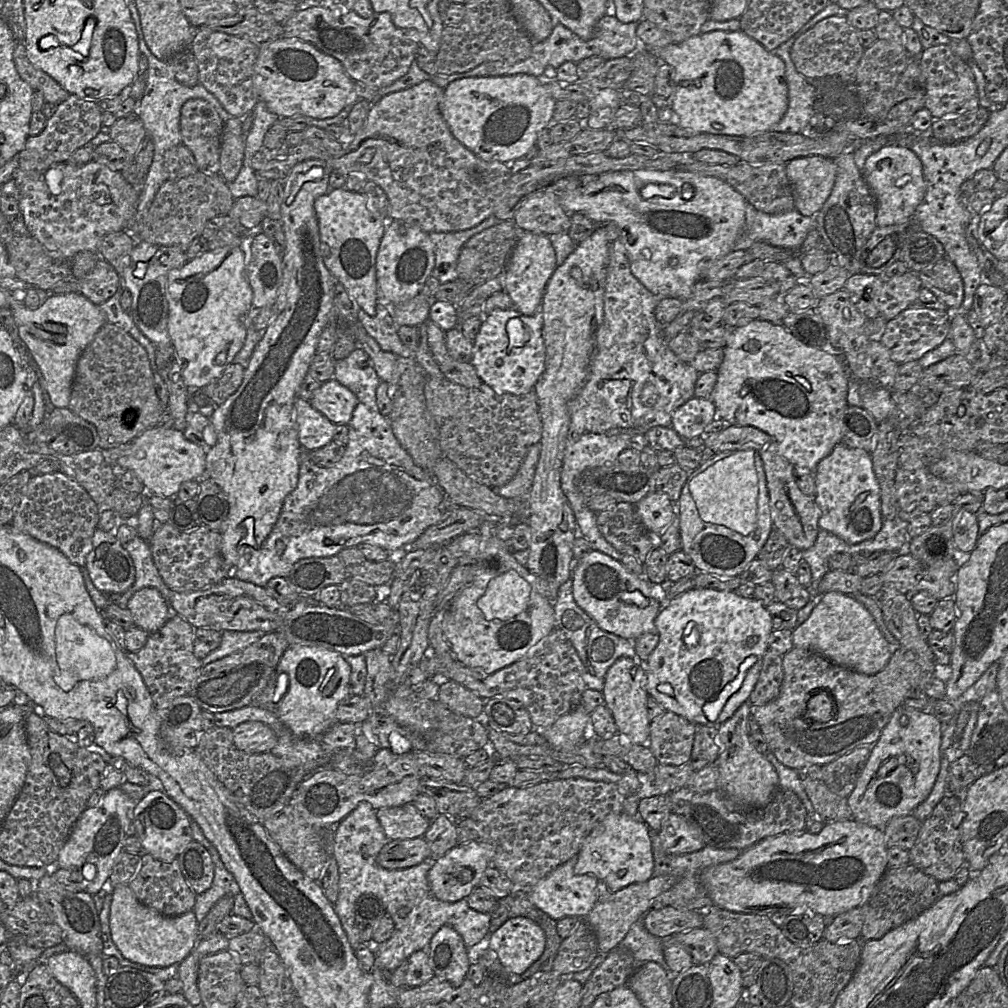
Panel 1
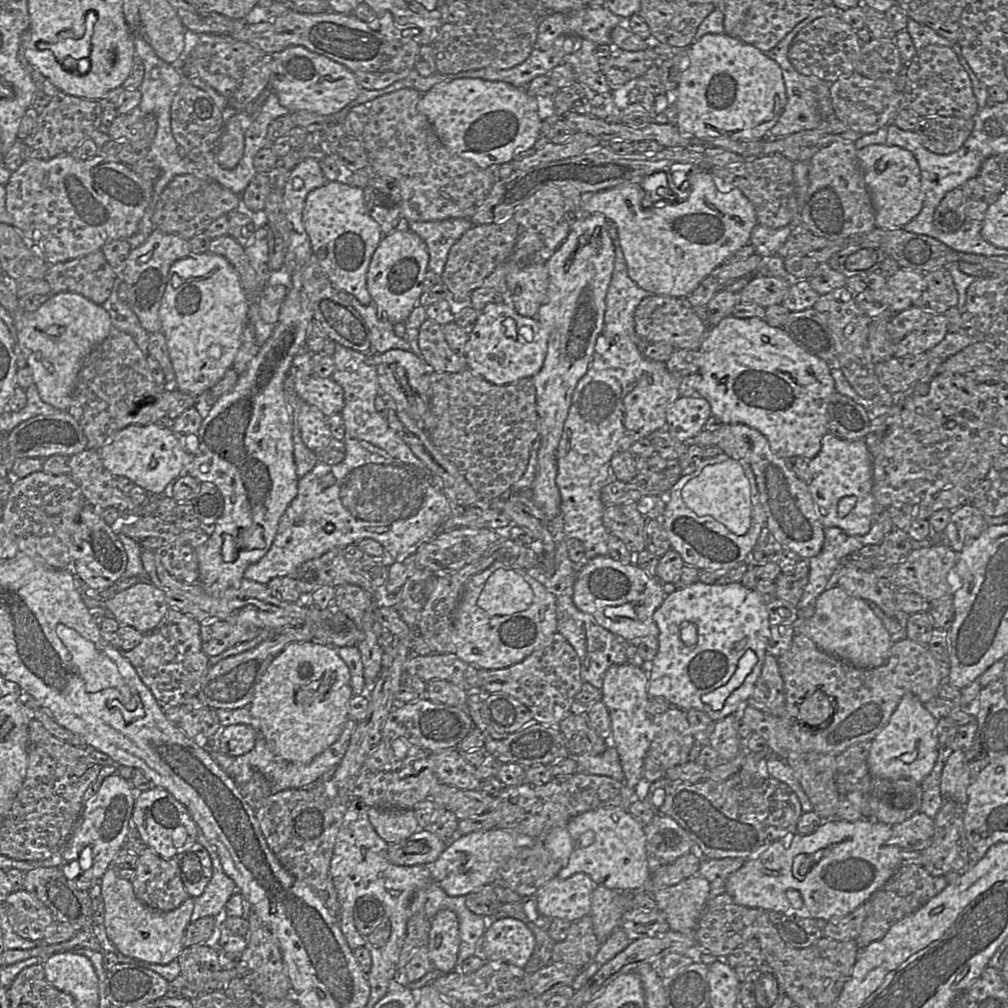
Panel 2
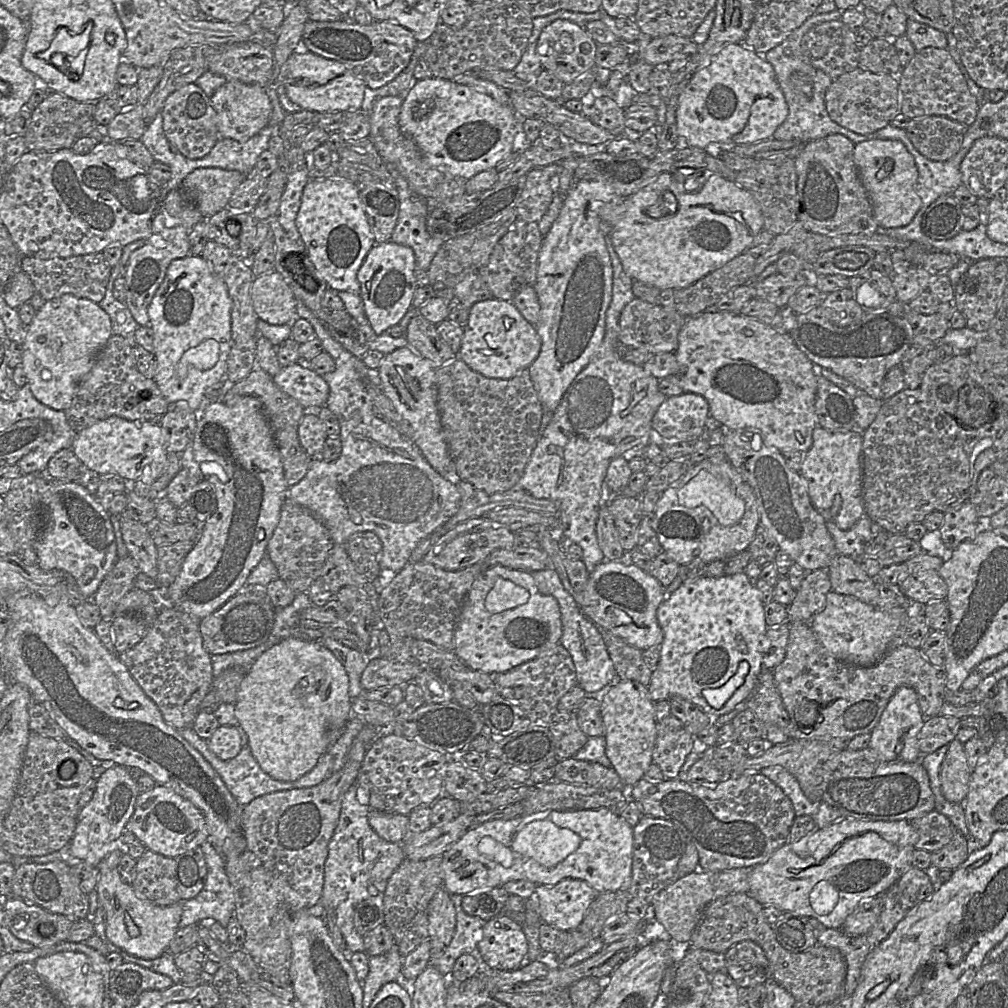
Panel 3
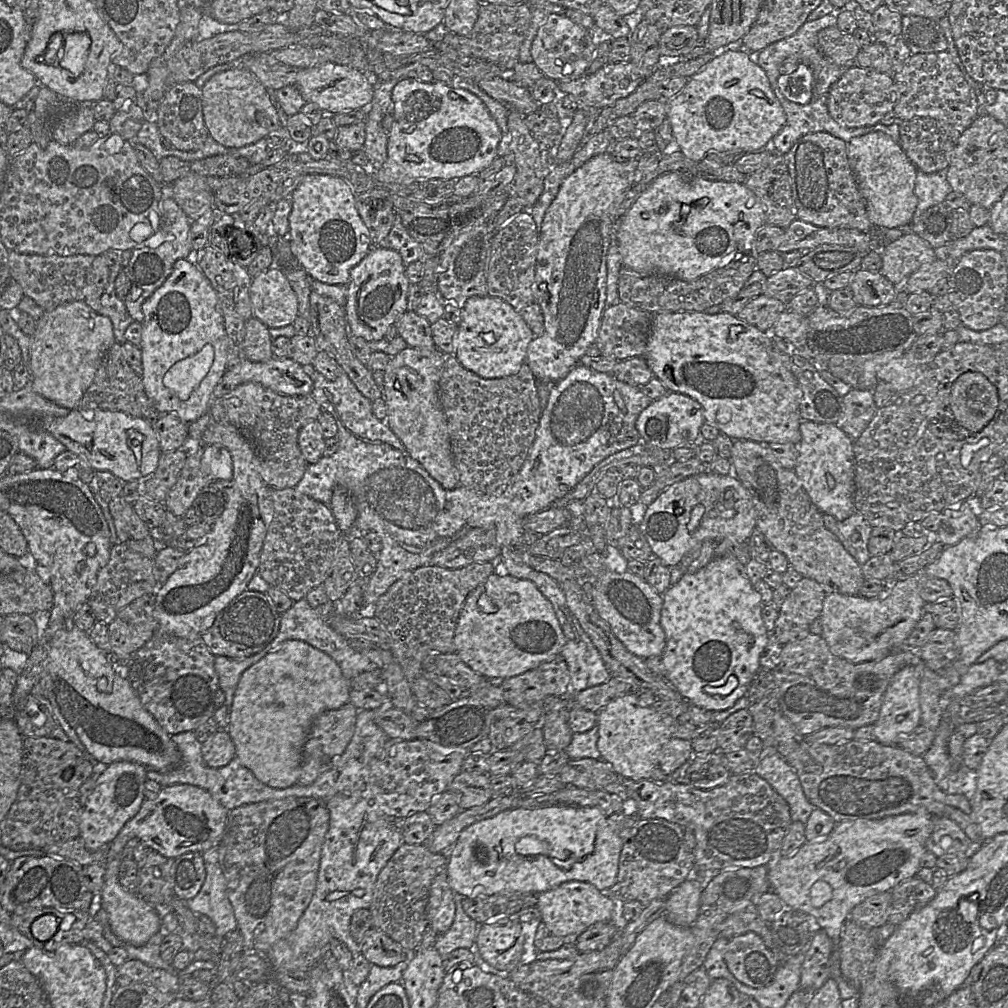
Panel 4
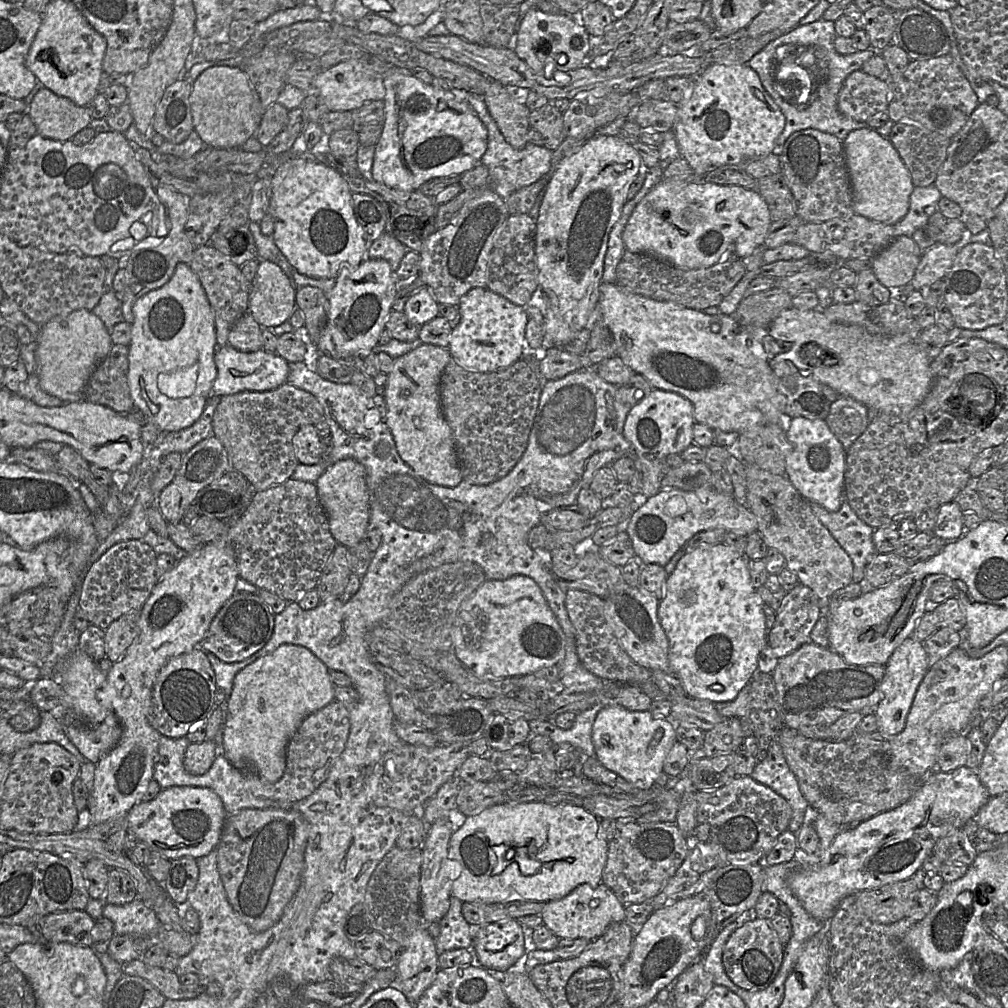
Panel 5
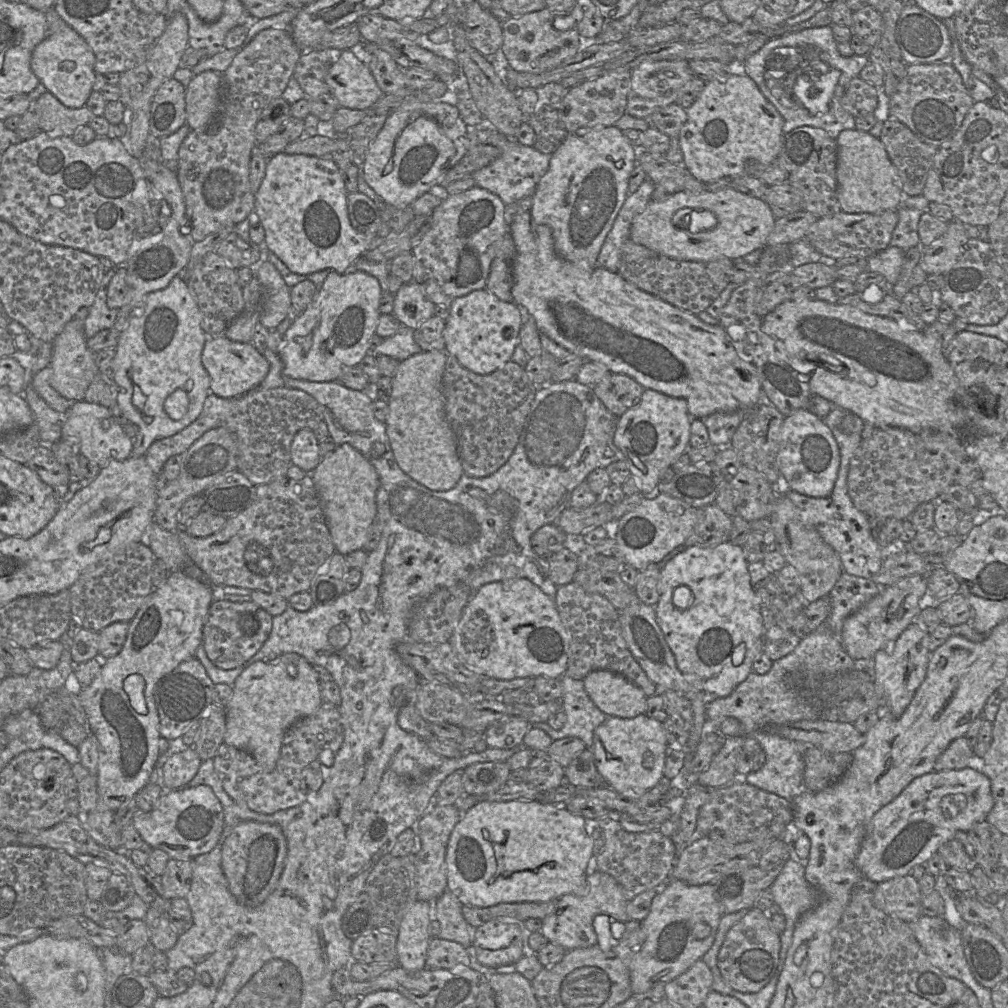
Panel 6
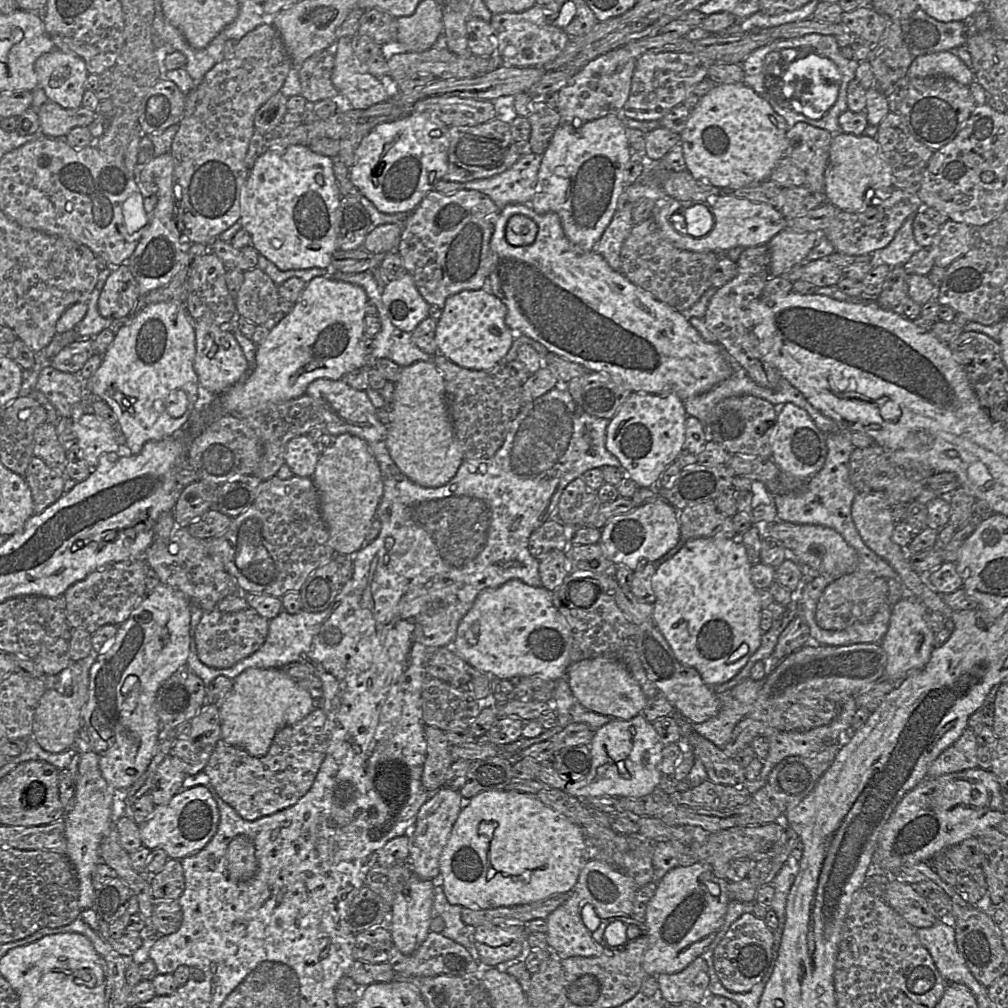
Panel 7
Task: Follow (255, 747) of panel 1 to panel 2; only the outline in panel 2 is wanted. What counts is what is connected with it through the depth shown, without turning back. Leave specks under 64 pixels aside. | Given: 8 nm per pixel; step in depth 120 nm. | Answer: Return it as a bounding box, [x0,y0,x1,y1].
[193,724,256,756]

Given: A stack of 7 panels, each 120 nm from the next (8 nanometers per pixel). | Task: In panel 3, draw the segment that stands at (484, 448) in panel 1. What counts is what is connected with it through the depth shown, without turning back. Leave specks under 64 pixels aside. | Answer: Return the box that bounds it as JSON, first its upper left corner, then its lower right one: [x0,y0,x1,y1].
[436,358,543,494]

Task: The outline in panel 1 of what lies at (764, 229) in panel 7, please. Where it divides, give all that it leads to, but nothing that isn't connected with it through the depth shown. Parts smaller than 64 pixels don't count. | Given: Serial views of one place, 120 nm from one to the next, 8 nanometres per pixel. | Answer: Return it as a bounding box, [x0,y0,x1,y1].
[557,168,747,298]

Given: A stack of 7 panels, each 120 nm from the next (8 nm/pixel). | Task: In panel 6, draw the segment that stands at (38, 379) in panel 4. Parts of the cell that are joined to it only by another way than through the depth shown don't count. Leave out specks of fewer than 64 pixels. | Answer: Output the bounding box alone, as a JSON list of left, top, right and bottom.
[51,317,99,400]

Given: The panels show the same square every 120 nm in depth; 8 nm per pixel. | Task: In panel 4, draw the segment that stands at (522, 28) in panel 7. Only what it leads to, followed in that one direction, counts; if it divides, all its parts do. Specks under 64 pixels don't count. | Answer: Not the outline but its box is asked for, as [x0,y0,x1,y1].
[531,14,597,81]

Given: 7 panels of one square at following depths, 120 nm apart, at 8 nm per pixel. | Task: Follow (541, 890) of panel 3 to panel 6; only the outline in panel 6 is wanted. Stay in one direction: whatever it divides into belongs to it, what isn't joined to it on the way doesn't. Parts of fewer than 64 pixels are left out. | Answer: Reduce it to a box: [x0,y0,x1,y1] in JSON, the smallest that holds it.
[541,870,629,950]

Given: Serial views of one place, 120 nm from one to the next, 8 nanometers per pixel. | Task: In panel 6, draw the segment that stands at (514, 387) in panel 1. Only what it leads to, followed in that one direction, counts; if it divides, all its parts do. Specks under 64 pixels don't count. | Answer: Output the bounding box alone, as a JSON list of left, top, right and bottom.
[443,289,522,374]

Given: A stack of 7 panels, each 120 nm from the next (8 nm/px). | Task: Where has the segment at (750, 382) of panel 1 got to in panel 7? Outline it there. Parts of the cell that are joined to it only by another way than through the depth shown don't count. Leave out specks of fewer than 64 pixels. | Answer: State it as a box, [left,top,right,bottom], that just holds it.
[486,204,732,400]

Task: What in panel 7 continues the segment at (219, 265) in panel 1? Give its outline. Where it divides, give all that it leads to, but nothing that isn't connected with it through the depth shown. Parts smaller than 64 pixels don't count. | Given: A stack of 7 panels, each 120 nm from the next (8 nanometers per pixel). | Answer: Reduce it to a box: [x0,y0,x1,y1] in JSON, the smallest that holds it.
[85,301,202,454]

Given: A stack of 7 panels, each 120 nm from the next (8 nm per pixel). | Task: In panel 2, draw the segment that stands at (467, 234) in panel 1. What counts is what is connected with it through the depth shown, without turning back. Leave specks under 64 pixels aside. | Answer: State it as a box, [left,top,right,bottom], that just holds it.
[403,218,472,277]

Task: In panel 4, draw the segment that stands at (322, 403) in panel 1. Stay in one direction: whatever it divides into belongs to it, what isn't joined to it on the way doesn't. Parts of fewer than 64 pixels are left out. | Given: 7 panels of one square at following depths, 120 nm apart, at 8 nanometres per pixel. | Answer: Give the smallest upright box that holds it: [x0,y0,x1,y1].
[213,357,313,399]

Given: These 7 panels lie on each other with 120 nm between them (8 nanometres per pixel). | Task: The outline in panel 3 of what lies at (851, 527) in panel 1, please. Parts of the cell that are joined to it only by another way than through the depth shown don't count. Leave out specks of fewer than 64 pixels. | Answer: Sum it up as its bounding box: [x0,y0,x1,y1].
[799,426,864,529]

